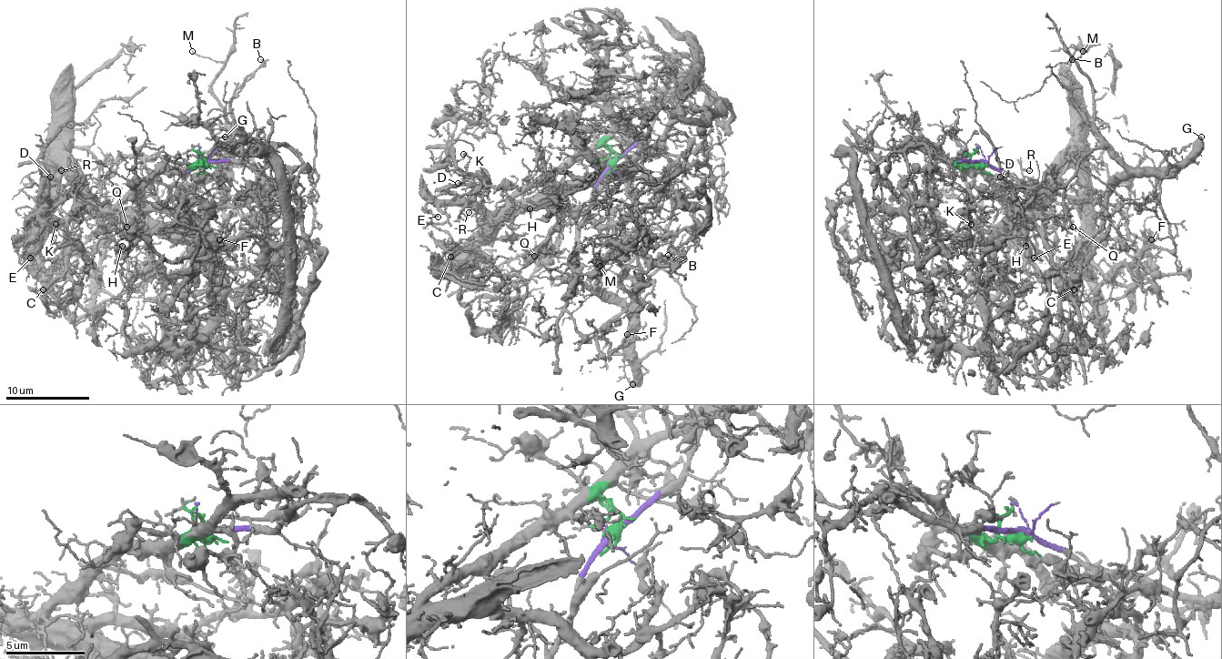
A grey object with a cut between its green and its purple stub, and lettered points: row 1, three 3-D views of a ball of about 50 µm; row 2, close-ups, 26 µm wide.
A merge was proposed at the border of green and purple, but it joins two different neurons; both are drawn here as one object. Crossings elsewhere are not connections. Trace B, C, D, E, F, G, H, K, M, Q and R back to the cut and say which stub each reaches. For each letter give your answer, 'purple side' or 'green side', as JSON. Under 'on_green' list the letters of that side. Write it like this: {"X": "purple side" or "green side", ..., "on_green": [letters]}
{"B": "purple side", "C": "green side", "D": "green side", "E": "green side", "F": "purple side", "G": "purple side", "H": "green side", "K": "green side", "M": "purple side", "Q": "green side", "R": "green side", "on_green": ["C", "D", "E", "H", "K", "Q", "R"]}

